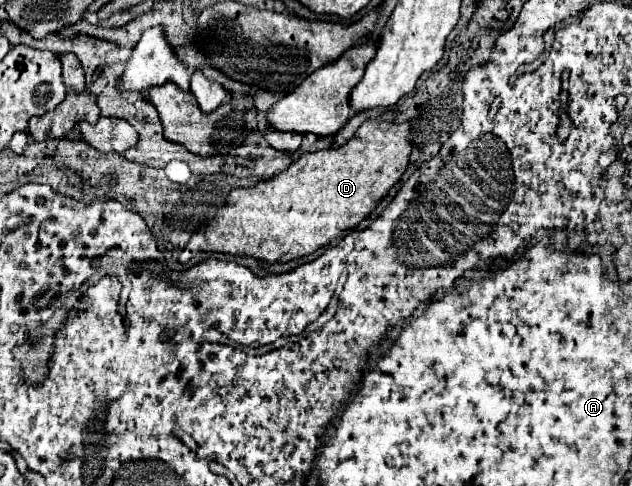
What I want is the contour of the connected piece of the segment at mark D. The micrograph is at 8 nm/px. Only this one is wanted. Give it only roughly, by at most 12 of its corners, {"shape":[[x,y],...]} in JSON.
{"shape":[[366,120],[232,190],[186,250],[288,262],[356,228],[408,166]]}

